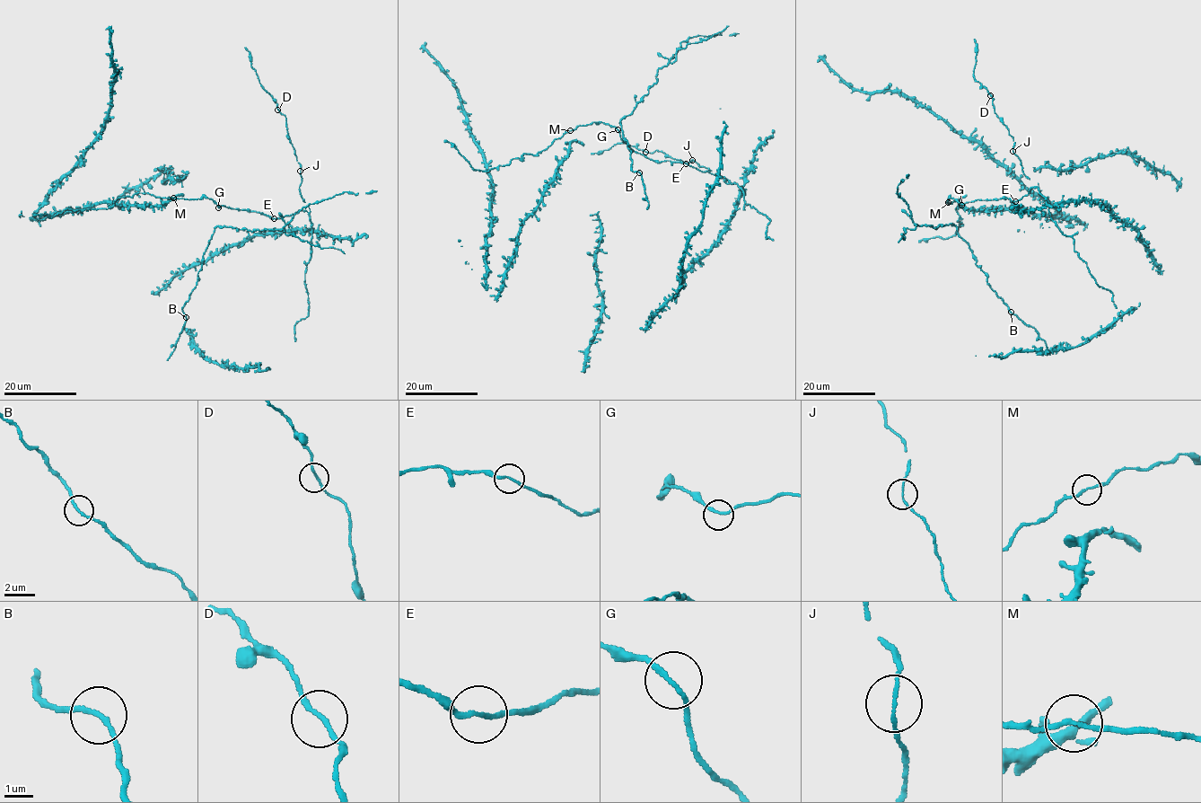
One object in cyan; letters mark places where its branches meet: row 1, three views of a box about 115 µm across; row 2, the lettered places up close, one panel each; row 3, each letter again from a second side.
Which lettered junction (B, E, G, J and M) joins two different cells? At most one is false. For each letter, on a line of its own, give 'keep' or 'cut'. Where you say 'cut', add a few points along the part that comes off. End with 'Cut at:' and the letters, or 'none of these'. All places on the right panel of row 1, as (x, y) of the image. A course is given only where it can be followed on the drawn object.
B: keep
E: keep
G: keep
J: keep
M: keep
Cut at: none of these

